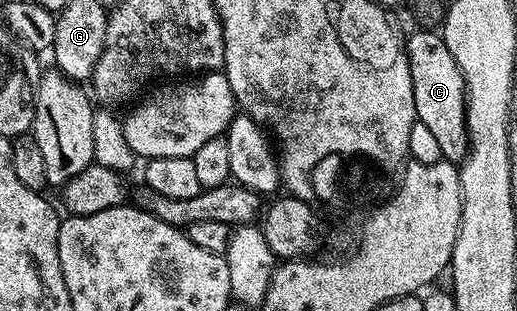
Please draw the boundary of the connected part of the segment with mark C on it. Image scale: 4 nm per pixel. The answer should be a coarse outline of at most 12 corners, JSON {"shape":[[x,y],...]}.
{"shape":[[440,32],[408,35],[420,128],[446,161],[469,153],[465,80]]}

